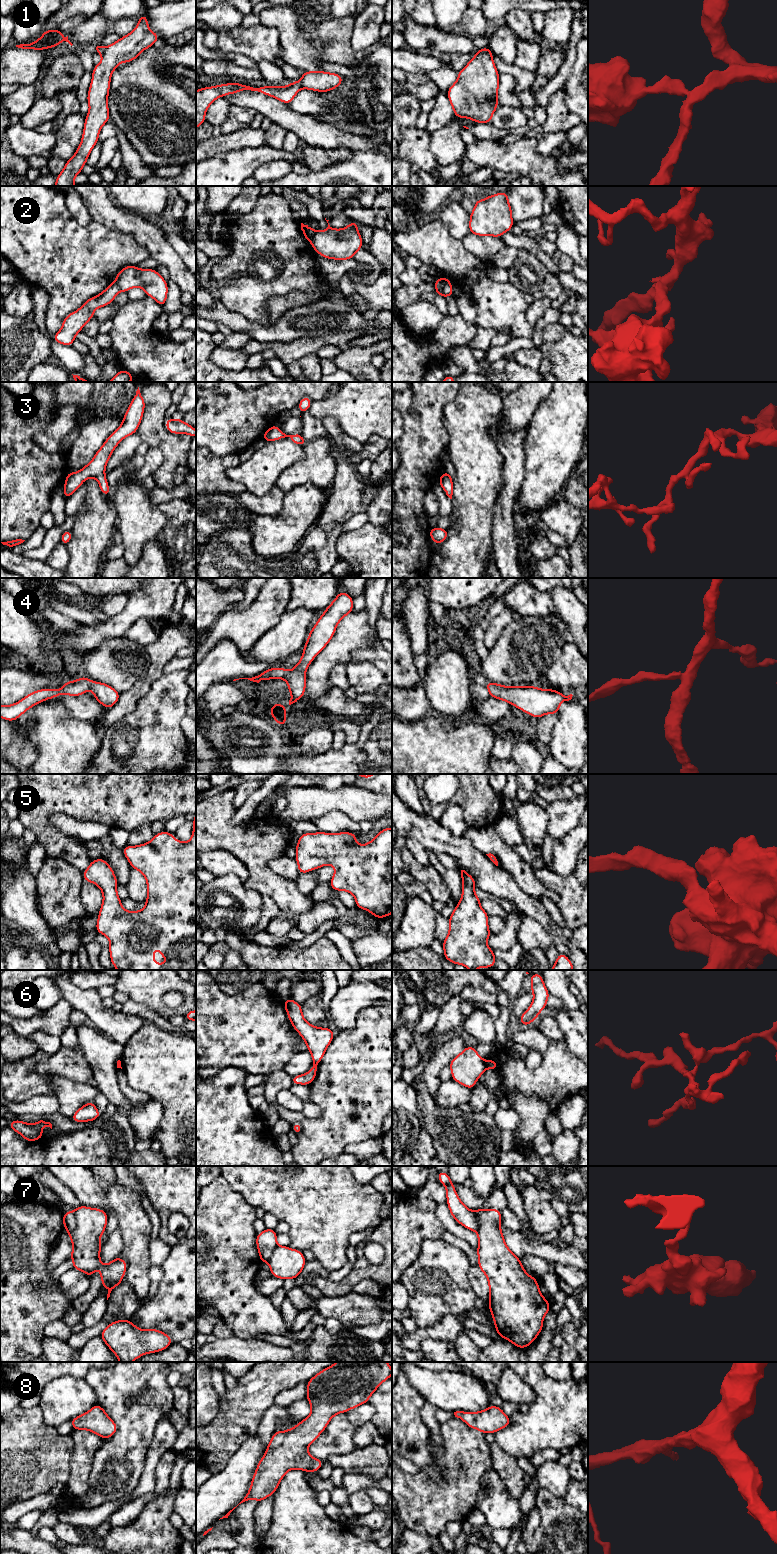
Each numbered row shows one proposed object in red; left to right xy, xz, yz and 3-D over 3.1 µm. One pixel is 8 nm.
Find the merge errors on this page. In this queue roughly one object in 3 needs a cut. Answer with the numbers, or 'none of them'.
1, 2, 4, 6, 7

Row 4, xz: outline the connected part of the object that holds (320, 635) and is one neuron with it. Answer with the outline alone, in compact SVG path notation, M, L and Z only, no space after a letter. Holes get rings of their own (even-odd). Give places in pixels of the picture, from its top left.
M341 590L311 629L303 647L303 655L300 661L284 678L288 684L287 689L291 692L289 705L297 702L305 695L306 669L333 638L337 625L342 618L352 612L353 598Z

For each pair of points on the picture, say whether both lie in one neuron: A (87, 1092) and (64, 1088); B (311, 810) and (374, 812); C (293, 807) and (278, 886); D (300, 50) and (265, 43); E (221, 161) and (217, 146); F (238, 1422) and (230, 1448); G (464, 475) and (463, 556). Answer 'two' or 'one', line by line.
A: one
B: one
C: two
D: two
E: two
F: one
G: one

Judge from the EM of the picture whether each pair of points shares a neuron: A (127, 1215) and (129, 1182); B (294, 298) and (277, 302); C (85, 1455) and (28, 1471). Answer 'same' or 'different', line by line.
A: different
B: same
C: different

